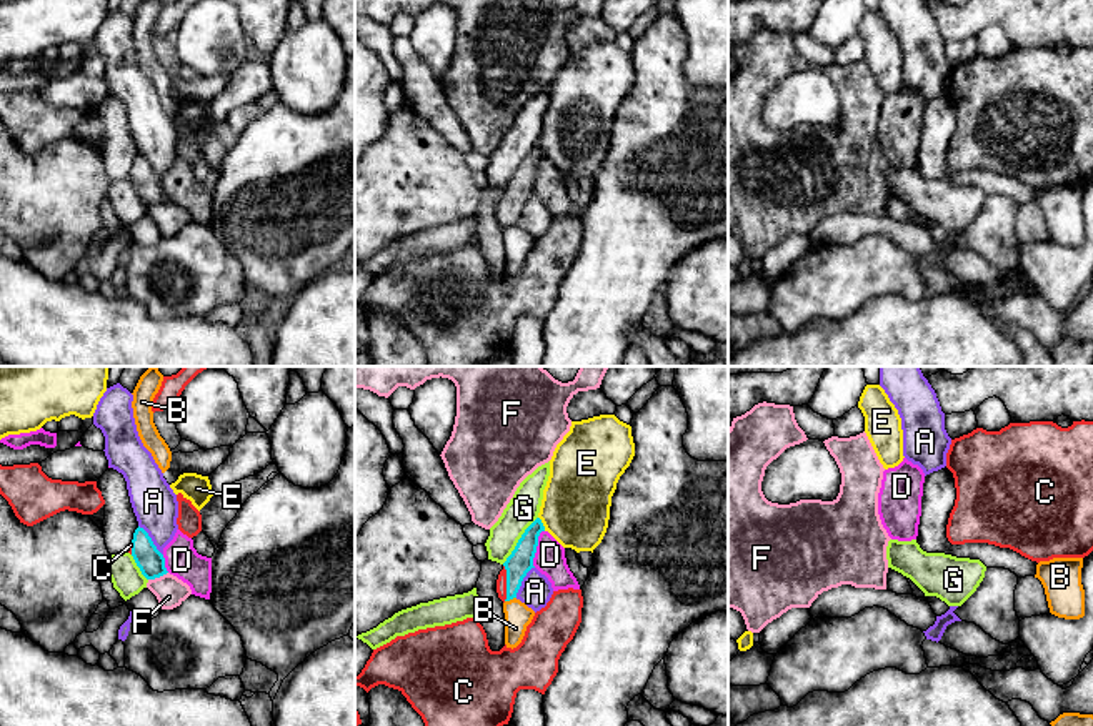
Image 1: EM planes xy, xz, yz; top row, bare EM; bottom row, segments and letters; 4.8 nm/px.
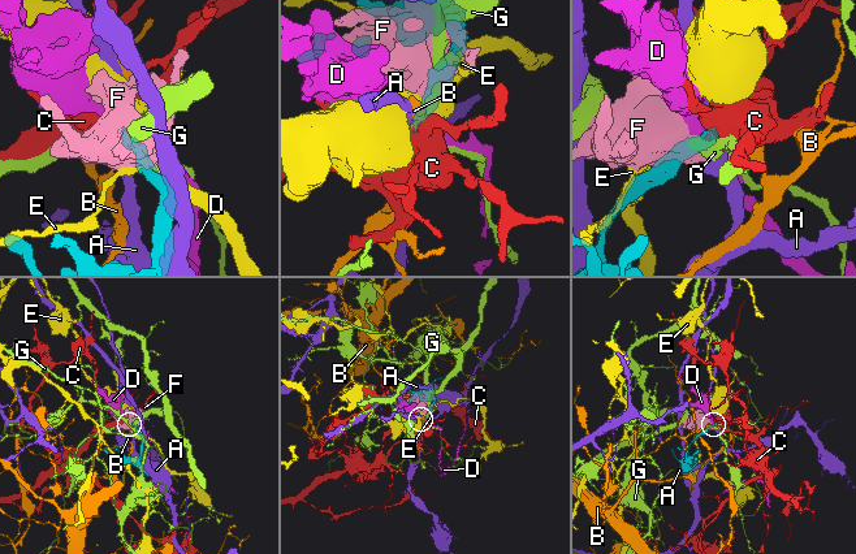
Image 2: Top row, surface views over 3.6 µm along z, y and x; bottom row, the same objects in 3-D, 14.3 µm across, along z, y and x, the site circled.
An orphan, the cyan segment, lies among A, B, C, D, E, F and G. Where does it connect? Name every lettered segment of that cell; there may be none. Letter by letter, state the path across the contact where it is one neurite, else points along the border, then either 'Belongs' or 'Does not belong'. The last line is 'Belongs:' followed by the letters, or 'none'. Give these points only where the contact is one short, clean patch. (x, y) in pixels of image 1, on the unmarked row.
A: Does not belong
B: Boundary: xz (515, 223), (505, 228). Does not belong
C: Path across: xz (520, 188), (507, 210), (502, 205). Belongs
D: Boundary: xz (544, 157), (537, 167), (534, 193). Does not belong
E: Does not belong
F: Does not belong
G: Does not belong
Belongs: C

